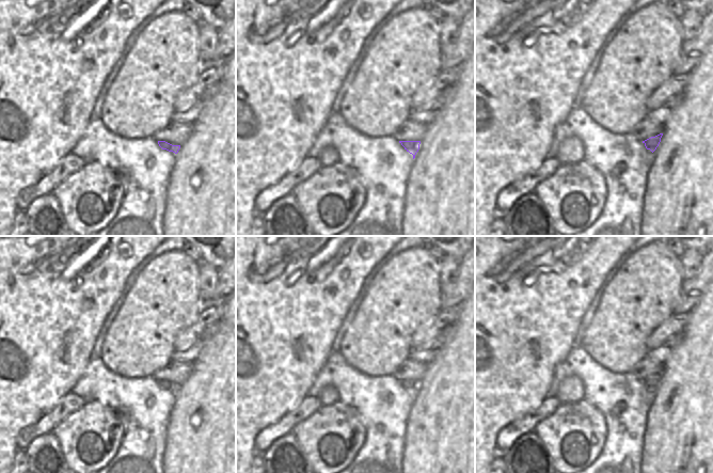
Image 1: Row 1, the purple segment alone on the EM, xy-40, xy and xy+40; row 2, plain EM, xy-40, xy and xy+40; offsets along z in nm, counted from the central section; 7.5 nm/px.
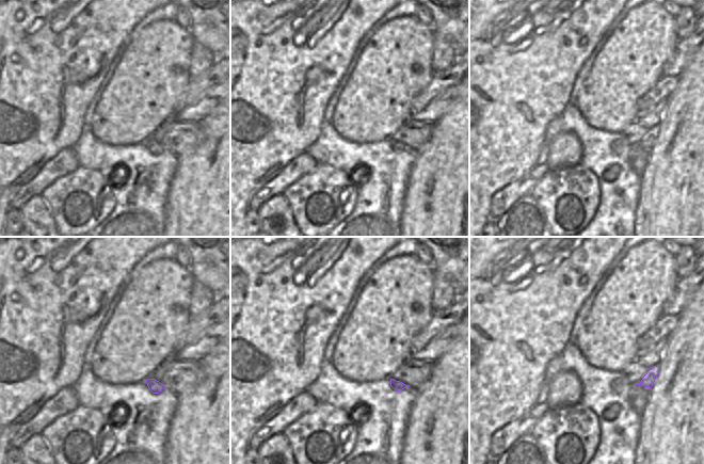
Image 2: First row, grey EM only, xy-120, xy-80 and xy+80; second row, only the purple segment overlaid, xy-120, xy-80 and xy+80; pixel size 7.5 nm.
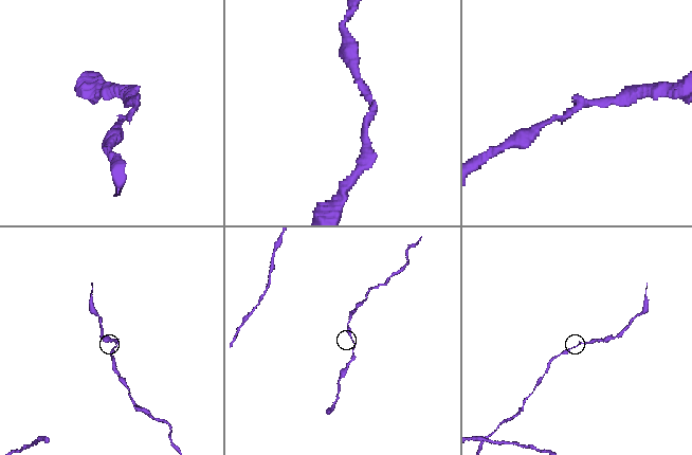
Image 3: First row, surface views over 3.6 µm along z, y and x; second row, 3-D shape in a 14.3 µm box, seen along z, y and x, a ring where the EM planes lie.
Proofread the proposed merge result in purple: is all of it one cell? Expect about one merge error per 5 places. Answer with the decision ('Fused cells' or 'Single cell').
Single cell

